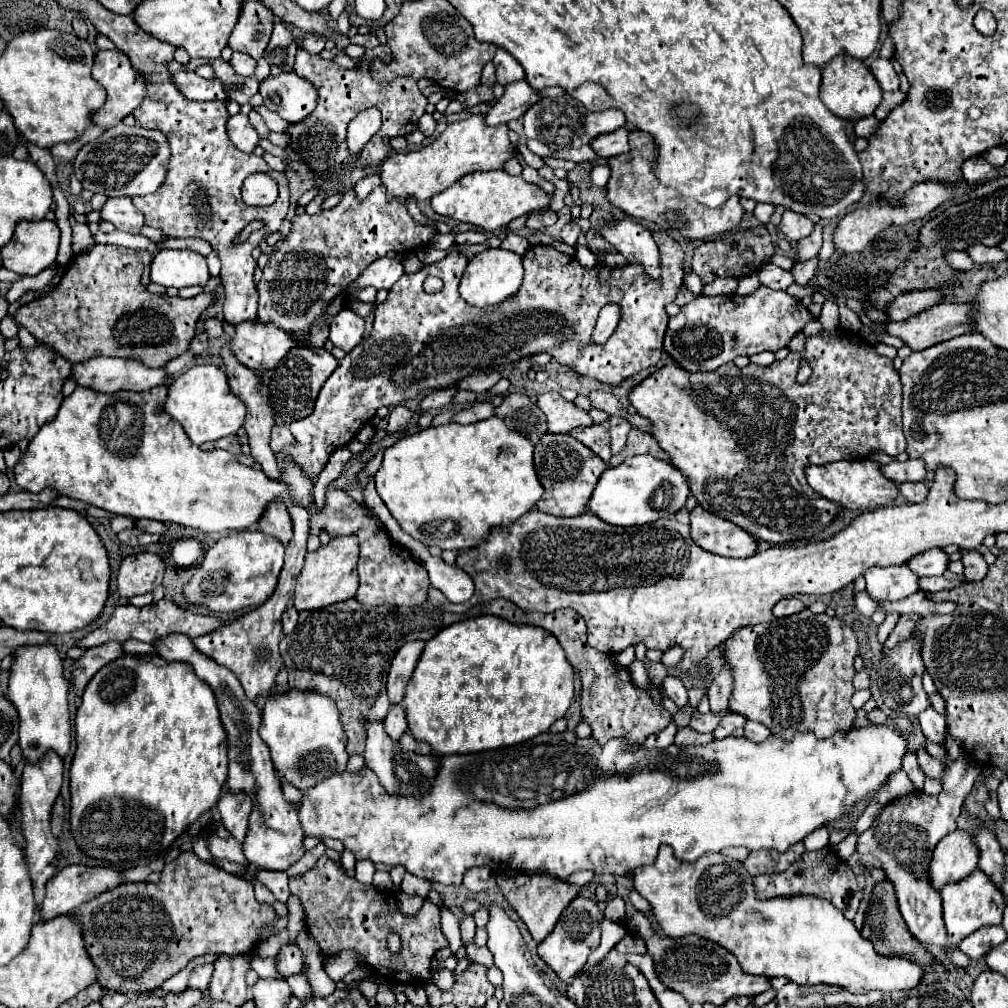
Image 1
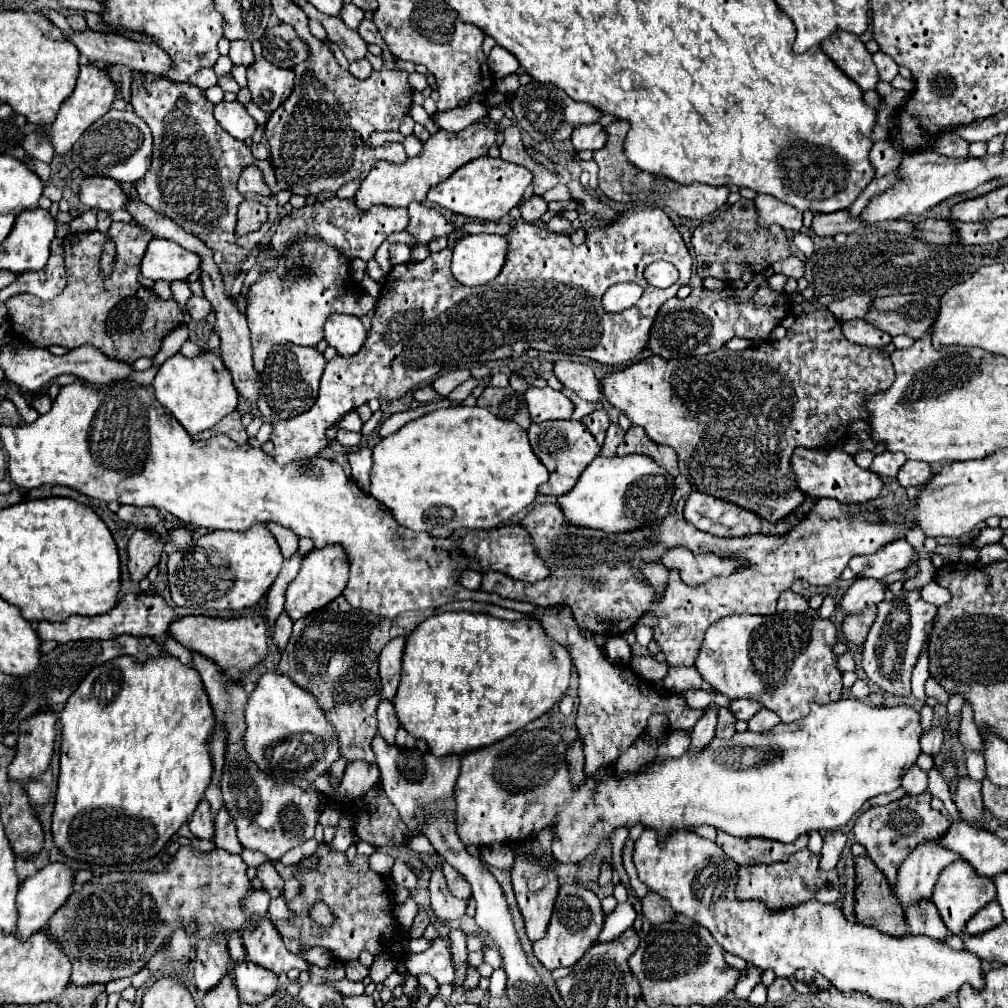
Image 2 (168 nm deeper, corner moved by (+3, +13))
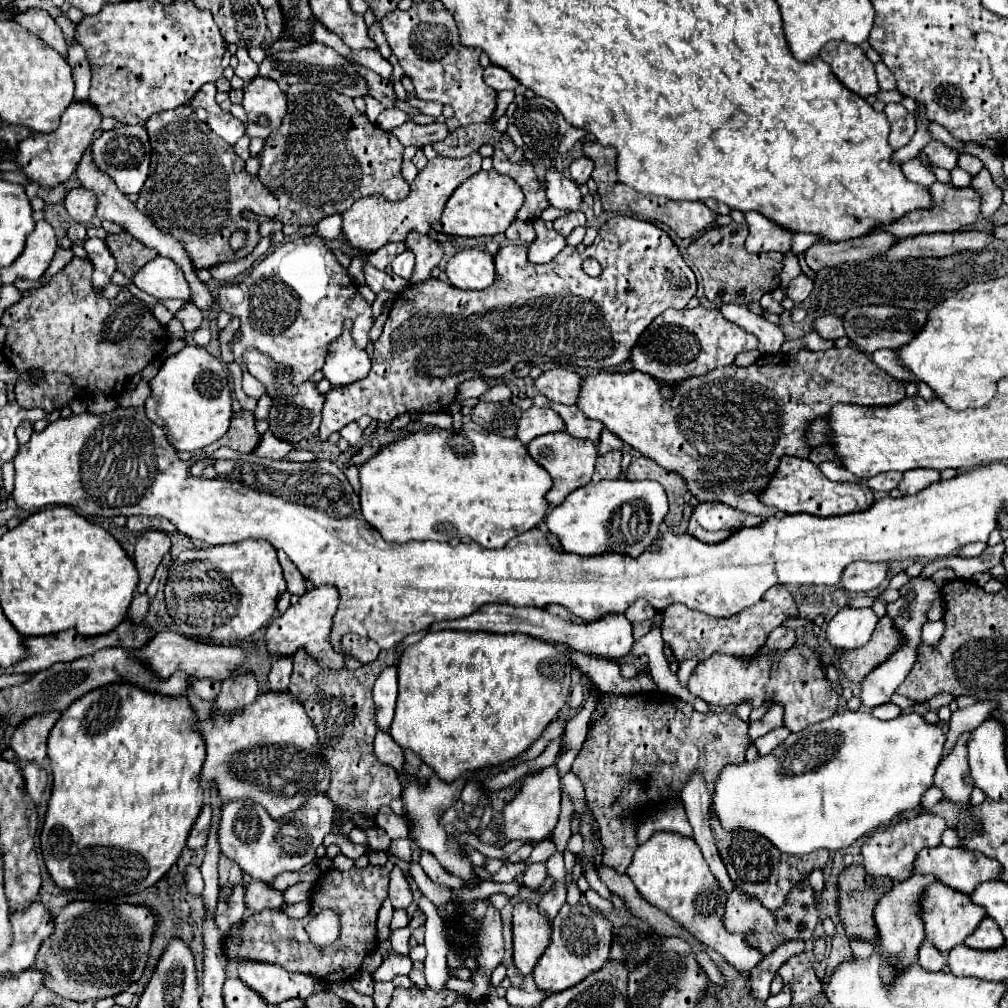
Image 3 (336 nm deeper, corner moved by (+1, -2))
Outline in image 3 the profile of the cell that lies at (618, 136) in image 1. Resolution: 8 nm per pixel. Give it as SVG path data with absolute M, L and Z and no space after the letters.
M580 156L578 160L574 160L572 164L570 164L570 174L572 174L572 180L576 182L576 184L586 184L588 182L588 178L590 178L590 174L592 174L592 168L594 168L594 164L592 164L592 160L590 158L584 158L584 156Z

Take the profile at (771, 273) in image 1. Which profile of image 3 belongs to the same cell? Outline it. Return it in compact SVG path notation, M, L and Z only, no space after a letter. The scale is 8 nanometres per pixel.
M800 274L800 276L796 276L794 280L790 280L788 290L786 290L786 296L788 296L790 300L794 300L794 304L800 304L800 302L812 292L812 288L814 288L812 280L808 280L804 274Z

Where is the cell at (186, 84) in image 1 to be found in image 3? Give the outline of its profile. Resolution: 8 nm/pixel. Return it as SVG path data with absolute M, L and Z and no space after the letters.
M30 8L26 12L18 12L14 16L14 22L18 22L22 28L26 28L32 34L36 34L40 40L44 40L56 52L60 52L62 56L66 56L64 34L62 34L60 26L56 24L56 20L52 20L52 16L46 10Z

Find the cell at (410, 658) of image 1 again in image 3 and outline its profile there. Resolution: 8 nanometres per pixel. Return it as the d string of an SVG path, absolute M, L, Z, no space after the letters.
M388 666L382 670L378 676L374 690L372 690L372 700L374 700L374 718L378 728L384 732L390 728L392 718L394 718L394 708L396 708L396 696L398 696L398 680L396 680L396 666Z

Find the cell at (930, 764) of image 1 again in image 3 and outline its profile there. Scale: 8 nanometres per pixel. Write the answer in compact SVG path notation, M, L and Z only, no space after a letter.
M978 702L974 706L968 706L968 708L962 708L962 710L956 710L950 718L950 730L948 730L948 740L946 740L946 748L944 748L944 754L948 754L948 750L952 748L954 740L966 732L966 730L976 730L982 722L986 722L992 712L998 708L998 704L994 702Z

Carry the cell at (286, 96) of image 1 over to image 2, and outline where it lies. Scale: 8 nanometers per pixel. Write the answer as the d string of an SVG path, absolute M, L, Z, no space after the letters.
M260 59L248 67L248 89L252 103L262 111L276 111L294 89L294 71L276 67L274 63Z

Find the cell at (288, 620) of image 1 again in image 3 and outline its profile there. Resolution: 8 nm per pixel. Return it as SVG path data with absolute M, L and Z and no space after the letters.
M274 660L270 674L268 674L268 684L272 692L286 692L290 684L290 674L292 674L292 660Z

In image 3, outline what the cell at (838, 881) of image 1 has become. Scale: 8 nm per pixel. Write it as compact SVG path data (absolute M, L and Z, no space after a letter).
M804 880L802 884L796 884L794 890L790 892L790 900L786 904L786 908L780 908L778 912L770 912L766 910L756 898L750 898L748 894L744 894L742 890L732 890L728 894L728 900L726 900L726 912L724 912L724 918L722 918L722 924L728 932L732 934L742 934L744 940L760 950L764 956L770 954L776 946L784 944L784 942L790 942L790 940L804 940L808 942L812 938L812 932L818 924L818 910L814 906L814 900L812 900L812 888L810 884Z

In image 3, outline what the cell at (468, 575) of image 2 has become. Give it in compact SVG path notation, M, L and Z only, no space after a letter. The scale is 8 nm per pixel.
M490 604L490 608L482 608L482 612L474 612L472 616L466 616L462 622L444 622L444 630L484 630L484 632L500 632L500 634L522 632L550 644L560 644L574 652L582 652L582 654L590 654L590 656L606 658L614 662L622 662L626 656L630 656L630 650L634 644L632 624L624 614L604 616L602 620L592 624L576 624L576 622L552 616L550 612L540 608L510 608L504 604L502 608L494 608Z

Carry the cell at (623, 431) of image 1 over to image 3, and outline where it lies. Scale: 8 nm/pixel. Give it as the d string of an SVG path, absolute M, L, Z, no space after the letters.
M610 450L602 456L598 456L596 472L592 476L592 482L616 480L620 476L620 462L622 462L622 452L620 450Z

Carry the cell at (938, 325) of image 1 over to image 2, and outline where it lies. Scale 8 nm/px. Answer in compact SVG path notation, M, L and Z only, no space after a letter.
M892 295L874 299L864 319L892 337L908 335L920 339L924 333L932 331L938 311L940 299L936 295Z

